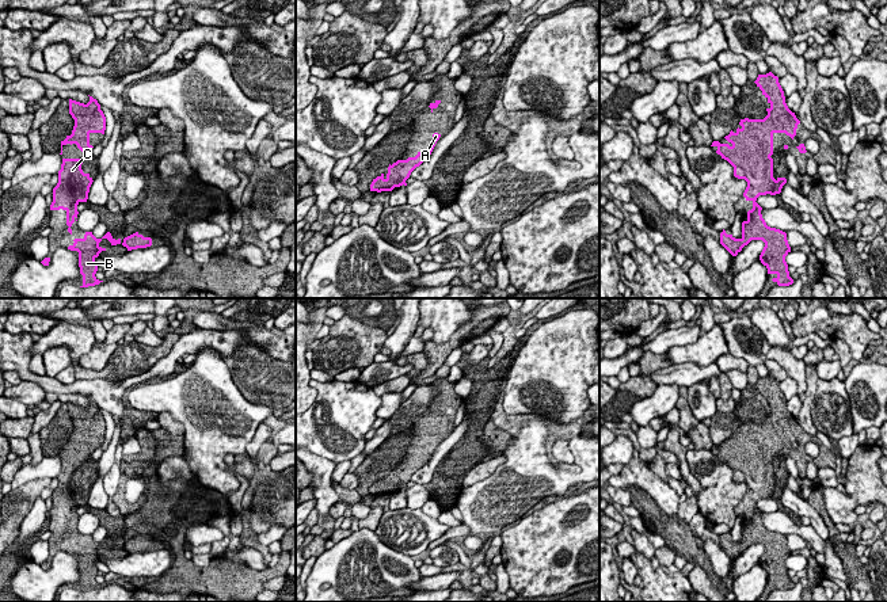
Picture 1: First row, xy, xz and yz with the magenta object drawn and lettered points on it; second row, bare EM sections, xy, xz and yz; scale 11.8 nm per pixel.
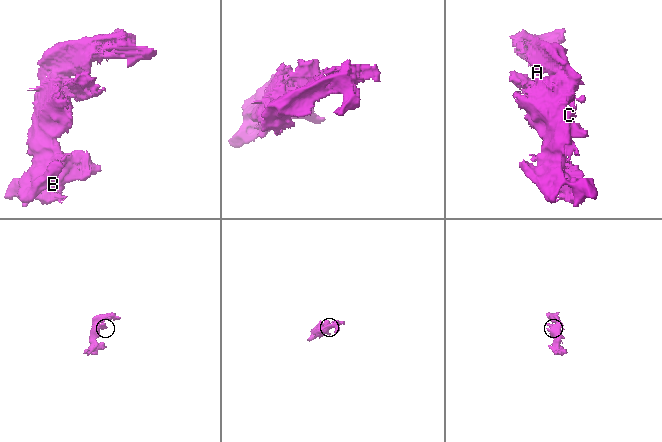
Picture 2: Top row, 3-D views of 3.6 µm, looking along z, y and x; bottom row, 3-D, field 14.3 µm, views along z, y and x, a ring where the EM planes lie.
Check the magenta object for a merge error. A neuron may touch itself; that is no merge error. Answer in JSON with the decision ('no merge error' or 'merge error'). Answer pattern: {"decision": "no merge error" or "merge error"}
{"decision": "no merge error"}

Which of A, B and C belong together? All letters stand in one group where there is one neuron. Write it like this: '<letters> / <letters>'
A B C

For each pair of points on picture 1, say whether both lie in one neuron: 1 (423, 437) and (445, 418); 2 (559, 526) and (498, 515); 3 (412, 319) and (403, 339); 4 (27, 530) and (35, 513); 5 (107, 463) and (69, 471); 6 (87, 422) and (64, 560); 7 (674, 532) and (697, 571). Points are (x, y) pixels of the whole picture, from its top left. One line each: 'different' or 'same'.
1: same
2: different
3: same
4: same
5: different
6: different
7: different

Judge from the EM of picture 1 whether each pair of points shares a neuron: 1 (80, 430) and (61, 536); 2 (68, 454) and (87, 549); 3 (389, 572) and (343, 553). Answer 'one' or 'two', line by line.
1: one
2: one
3: one

